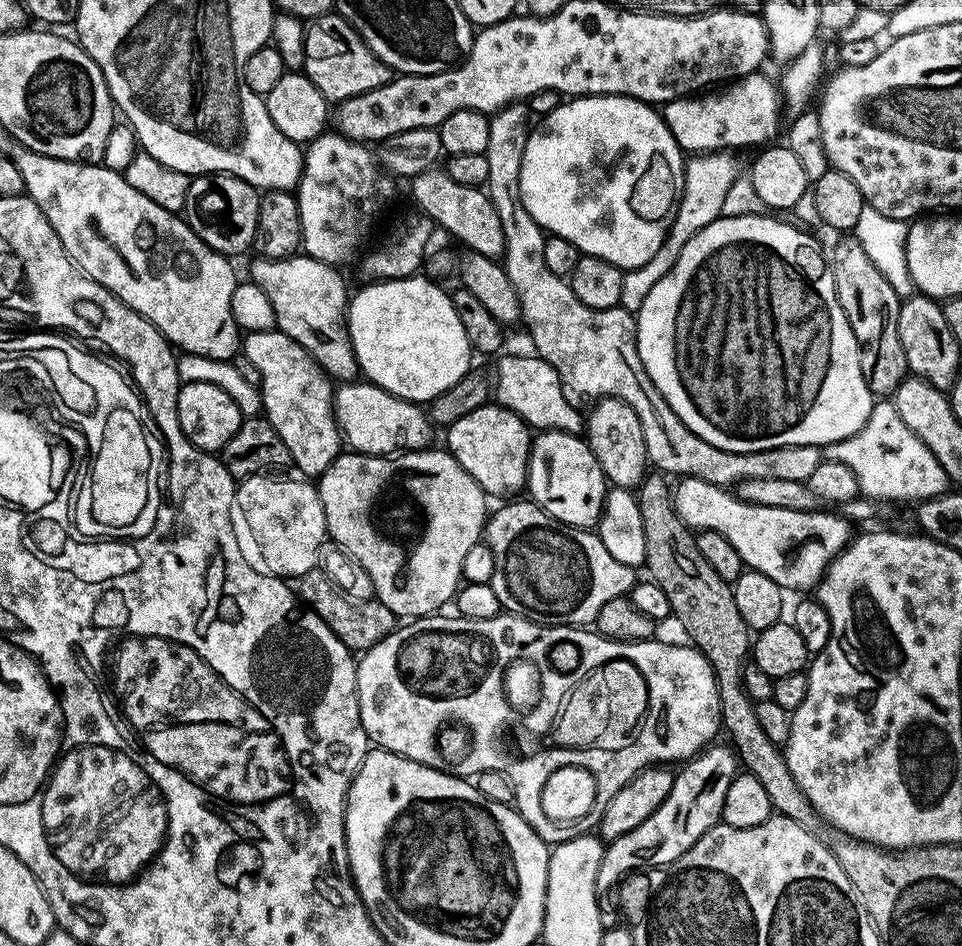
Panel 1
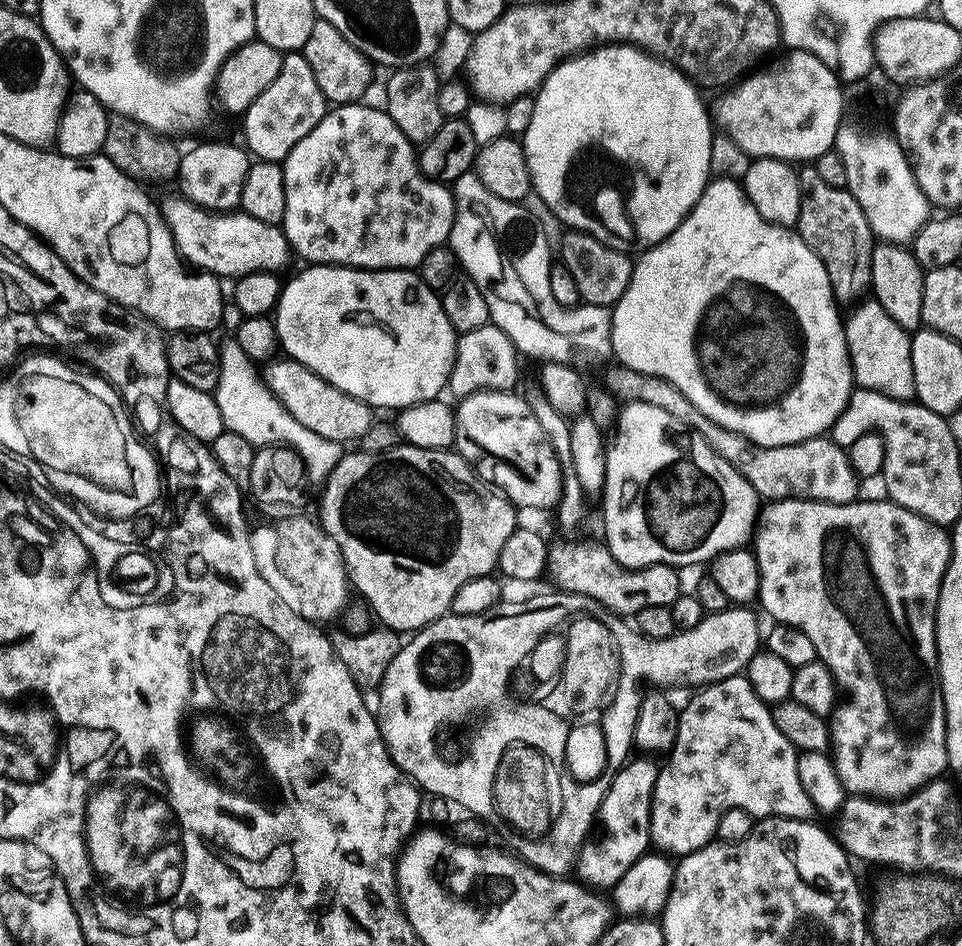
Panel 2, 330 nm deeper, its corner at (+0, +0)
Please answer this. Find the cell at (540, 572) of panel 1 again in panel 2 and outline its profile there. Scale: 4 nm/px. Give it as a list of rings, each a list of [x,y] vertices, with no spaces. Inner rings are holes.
[[[603,543],[588,544],[586,546],[574,546],[572,544],[552,544],[548,549],[547,571],[552,572],[556,579],[555,587],[565,592],[574,592],[577,596],[588,596],[597,605],[609,608],[609,613],[625,618],[635,617],[638,610],[644,610],[646,606],[671,606],[677,598],[682,595],[680,588],[680,576],[671,564],[655,564],[649,568],[638,568],[635,570],[625,569],[617,563],[610,554],[610,550]]]

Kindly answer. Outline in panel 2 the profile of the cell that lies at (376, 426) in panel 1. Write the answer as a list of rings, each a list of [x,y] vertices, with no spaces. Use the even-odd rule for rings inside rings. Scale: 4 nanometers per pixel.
[[[269,359],[263,365],[265,368],[264,374],[262,372],[262,381],[276,396],[278,402],[282,402],[282,406],[286,406],[286,410],[294,414],[294,418],[298,418],[302,426],[306,426],[306,430],[314,430],[314,434],[322,438],[341,442],[359,441],[360,436],[366,434],[366,430],[370,430],[370,426],[374,423],[374,416],[372,416],[374,412],[363,400],[338,390],[338,386],[326,382],[318,374],[299,364],[297,360],[280,359]]]

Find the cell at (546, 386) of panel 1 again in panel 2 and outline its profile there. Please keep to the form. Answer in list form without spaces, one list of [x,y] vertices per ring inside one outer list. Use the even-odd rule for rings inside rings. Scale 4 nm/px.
[[[489,322],[478,330],[459,333],[456,337],[456,357],[448,376],[447,391],[463,398],[481,390],[506,392],[515,389],[520,376],[520,364],[515,346],[501,328]]]

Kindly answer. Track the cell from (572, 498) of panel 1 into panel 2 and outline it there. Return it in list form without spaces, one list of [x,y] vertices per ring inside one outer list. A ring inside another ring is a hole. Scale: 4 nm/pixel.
[[[481,390],[463,397],[454,408],[455,447],[468,458],[472,458],[476,448],[481,448],[485,456],[474,464],[480,479],[507,496],[517,509],[551,509],[560,499],[560,463],[527,399],[516,394],[512,390]]]

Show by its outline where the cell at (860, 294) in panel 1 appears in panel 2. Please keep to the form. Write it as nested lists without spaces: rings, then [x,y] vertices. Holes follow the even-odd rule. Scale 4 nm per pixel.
[[[815,166],[801,167],[796,177],[800,187],[800,209],[794,228],[806,242],[806,246],[810,246],[814,254],[818,254],[822,266],[826,266],[832,295],[837,301],[844,302],[859,292],[867,293],[872,282],[870,254],[874,233],[866,222],[866,214],[862,214],[862,206],[858,206],[847,188],[828,185],[818,176]]]

